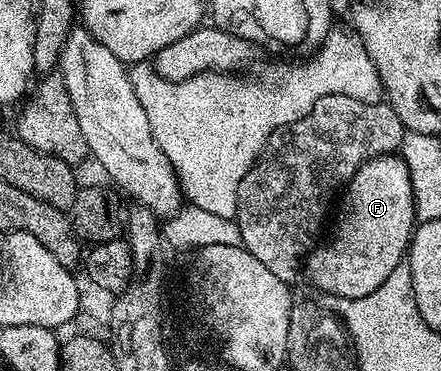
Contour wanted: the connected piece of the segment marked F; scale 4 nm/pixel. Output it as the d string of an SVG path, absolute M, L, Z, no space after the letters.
M392 153L379 154L378 157L367 160L352 176L352 180L346 183L340 206L341 202L346 210L338 214L334 238L315 245L307 254L304 274L305 277L310 277L310 282L316 289L323 290L330 298L368 296L368 292L376 292L376 288L380 288L380 284L384 284L384 280L392 276L392 268L403 265L410 248L410 235L416 227L412 180L404 158Z

